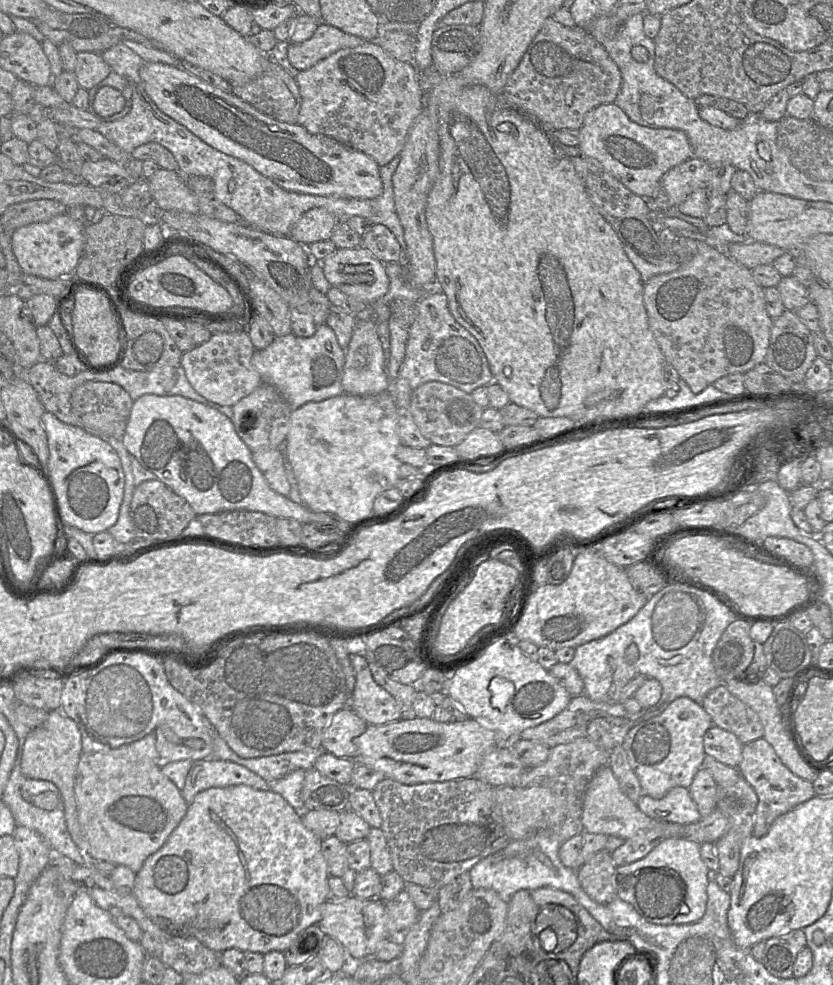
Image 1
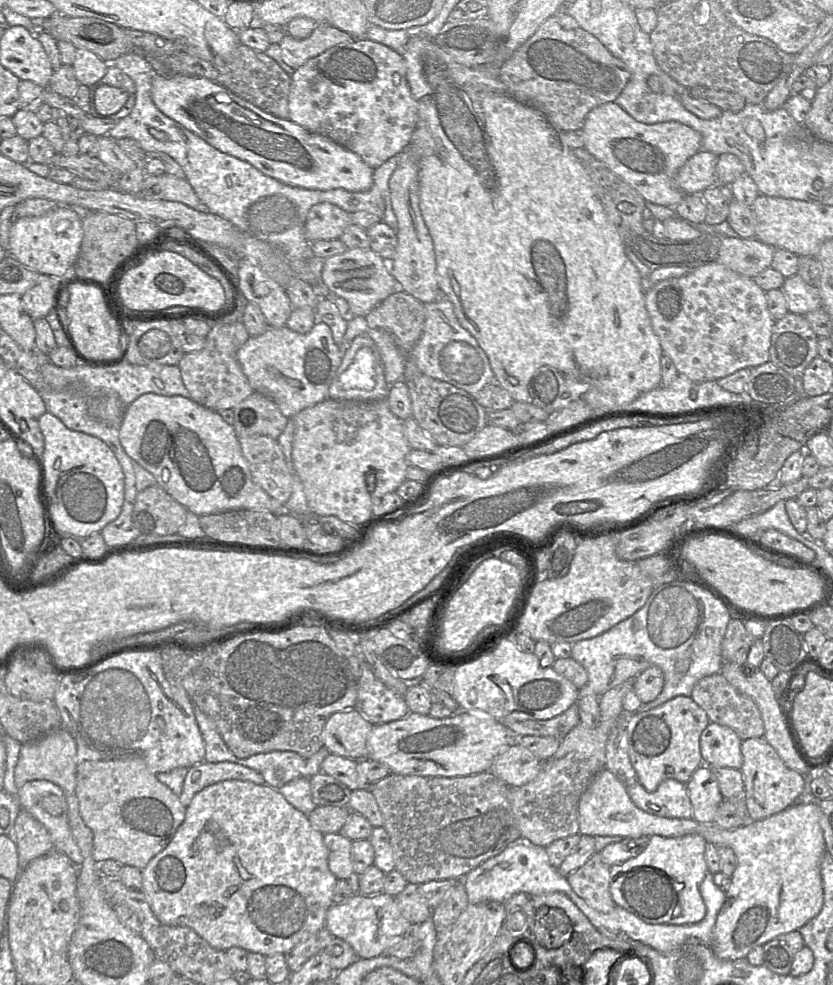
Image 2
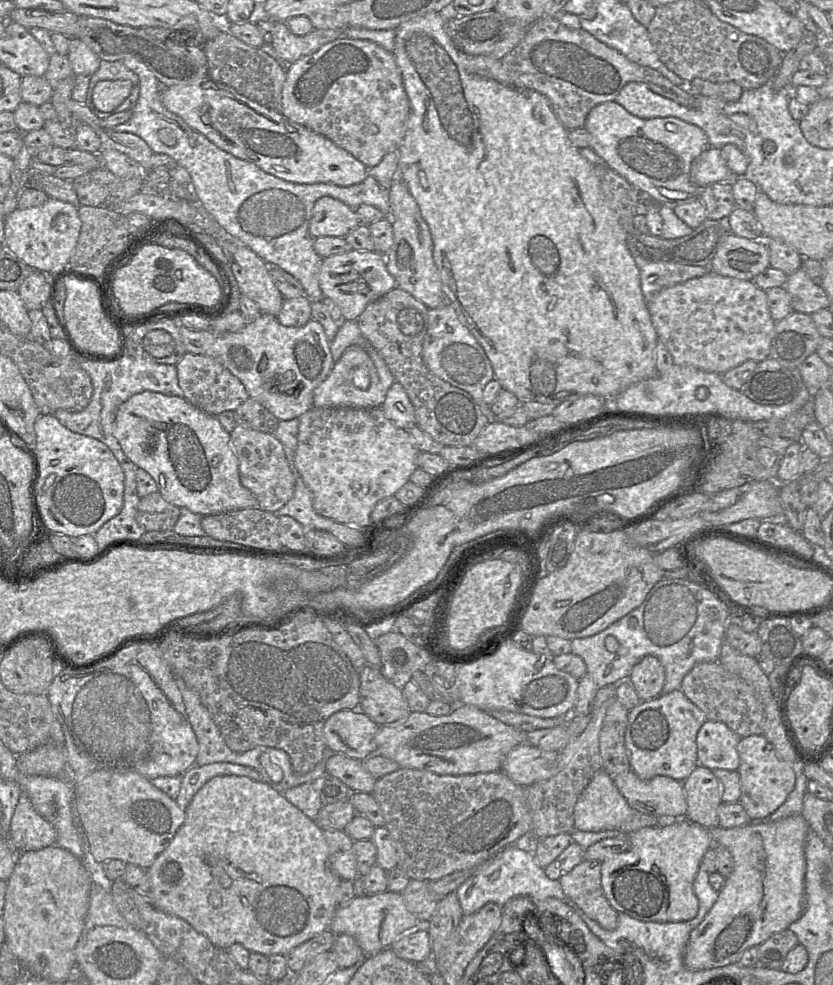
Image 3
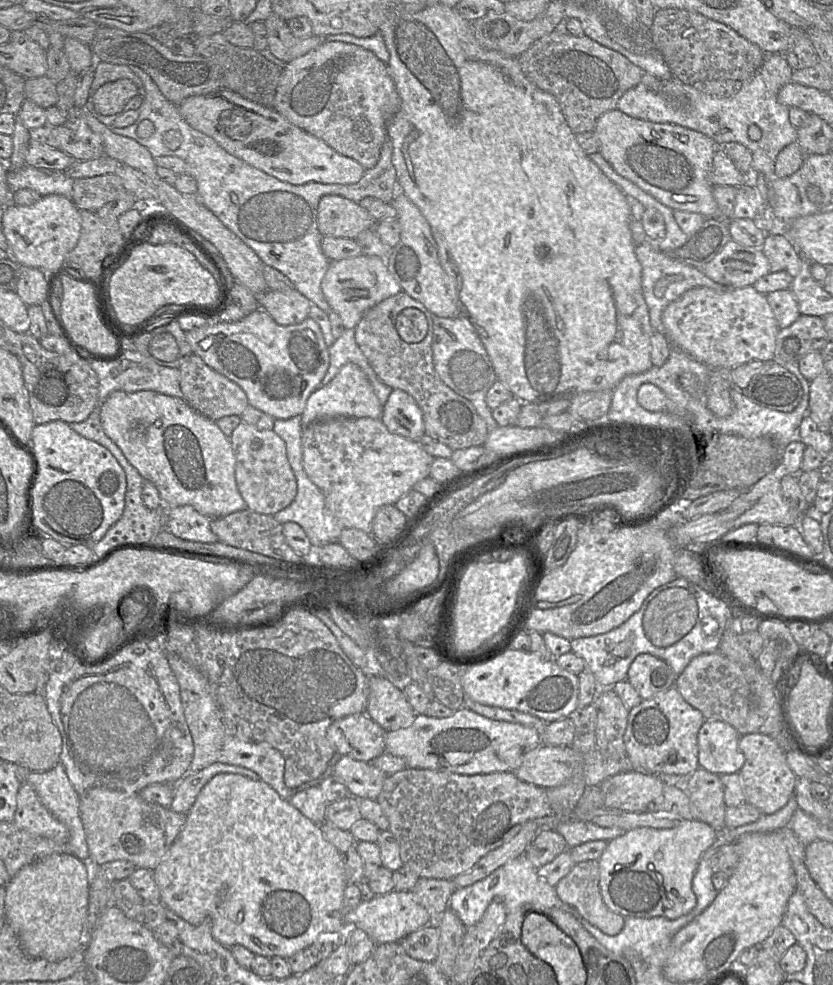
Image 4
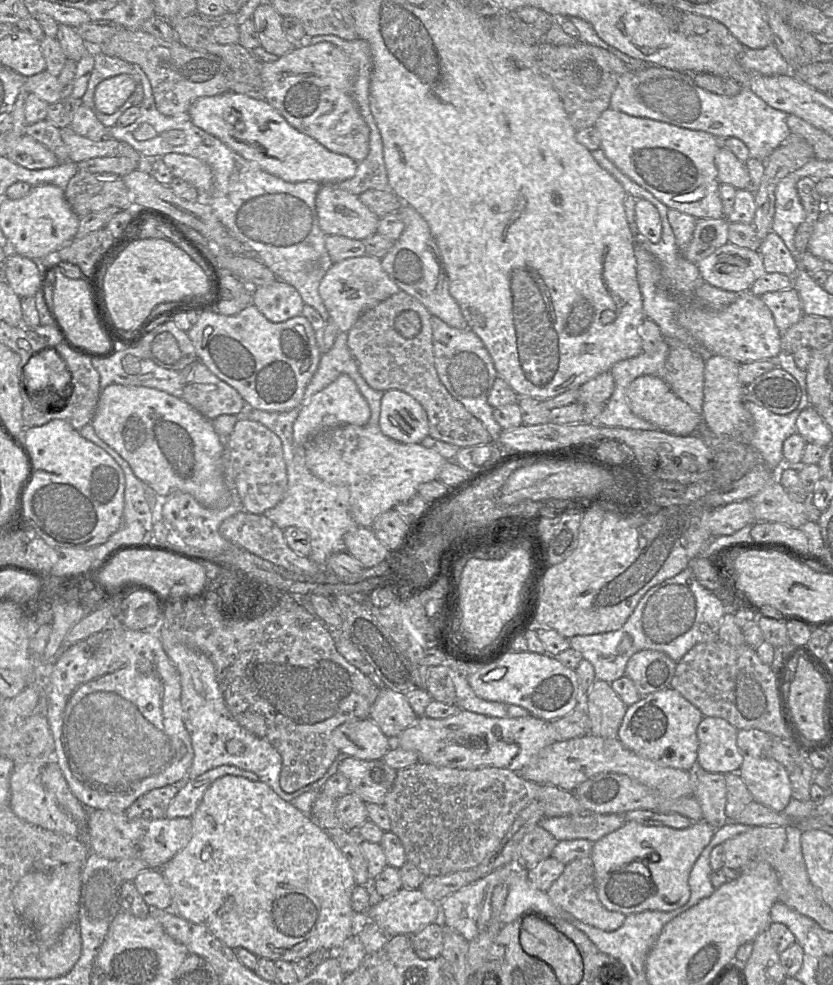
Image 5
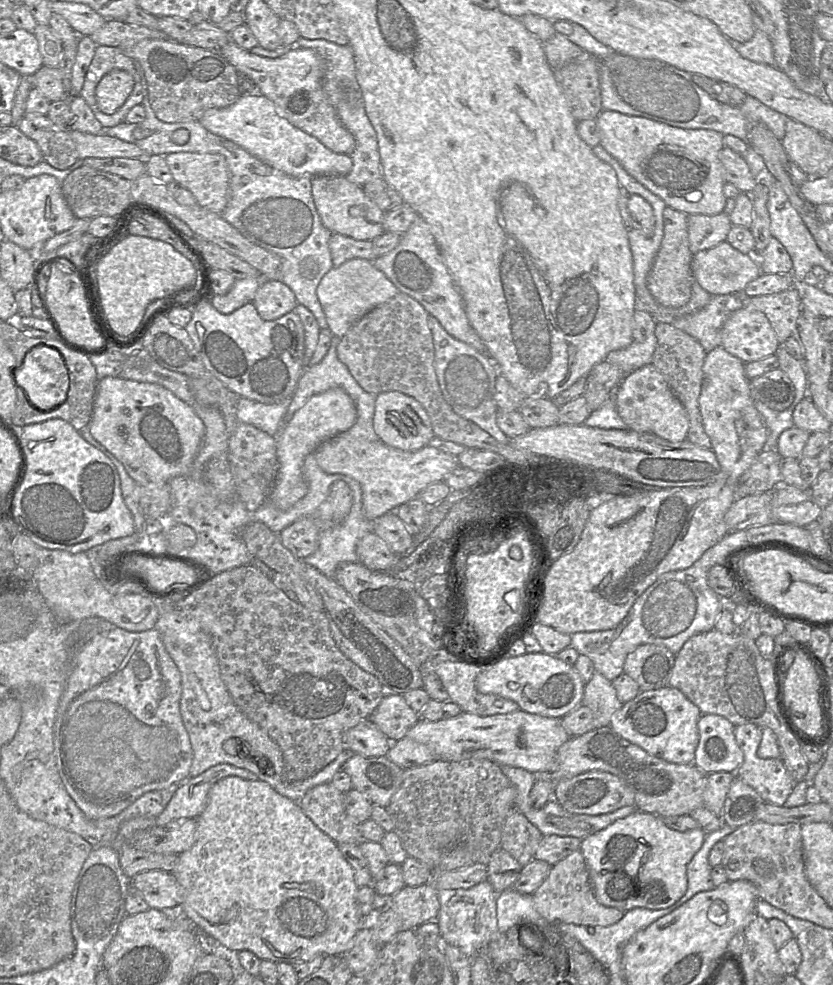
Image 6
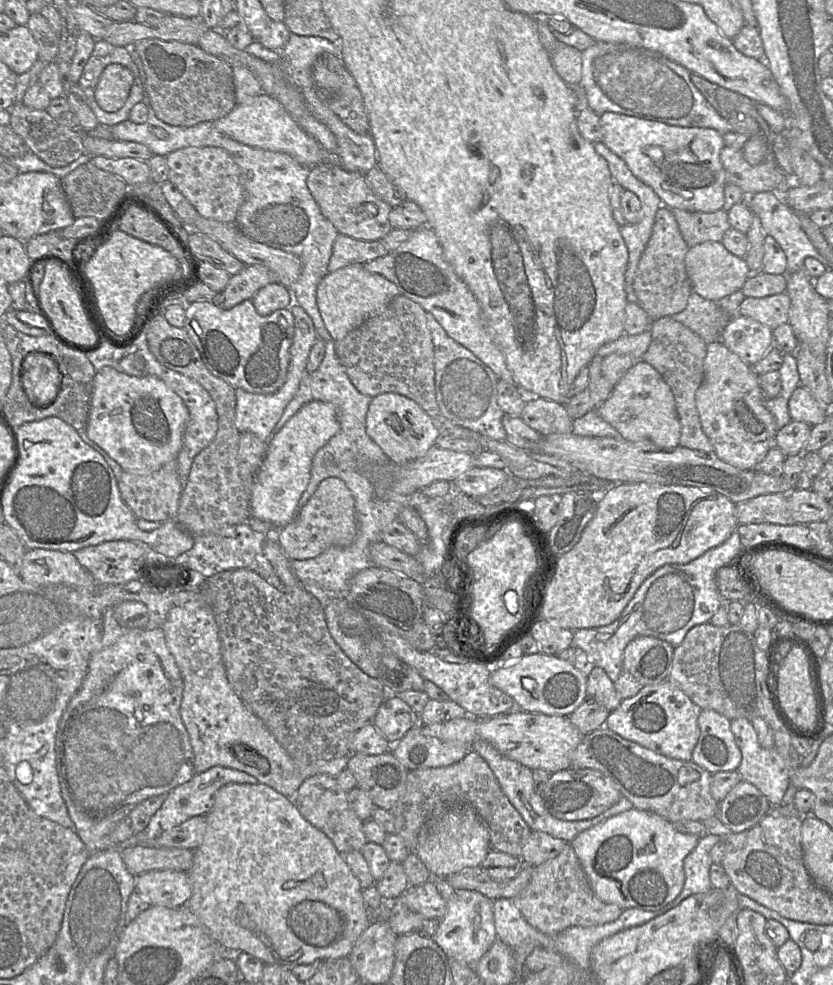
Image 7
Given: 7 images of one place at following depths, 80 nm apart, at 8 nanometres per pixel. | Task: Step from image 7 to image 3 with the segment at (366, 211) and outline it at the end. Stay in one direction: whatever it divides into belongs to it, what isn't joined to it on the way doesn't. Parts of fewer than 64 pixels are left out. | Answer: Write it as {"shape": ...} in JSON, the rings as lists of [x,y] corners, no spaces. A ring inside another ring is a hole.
{"shape":[[[324,196],[314,204],[309,233],[314,239],[322,236],[345,237],[360,223],[355,209],[338,199]]]}

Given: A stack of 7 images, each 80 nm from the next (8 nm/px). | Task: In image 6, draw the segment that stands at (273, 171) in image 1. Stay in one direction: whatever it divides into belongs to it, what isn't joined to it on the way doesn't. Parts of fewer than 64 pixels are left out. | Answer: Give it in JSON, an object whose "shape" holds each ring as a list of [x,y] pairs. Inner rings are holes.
{"shape":[[[260,92],[243,93],[232,105],[207,110],[200,119],[210,132],[222,136],[290,177],[342,175],[352,169],[349,155],[334,153],[315,137],[292,125],[278,111],[274,102]]]}

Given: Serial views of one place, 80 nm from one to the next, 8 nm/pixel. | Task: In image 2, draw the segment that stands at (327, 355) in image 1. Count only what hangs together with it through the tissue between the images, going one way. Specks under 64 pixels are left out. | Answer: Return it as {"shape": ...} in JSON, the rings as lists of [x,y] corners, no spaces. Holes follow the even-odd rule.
{"shape":[[[316,322],[306,334],[289,328],[268,327],[259,336],[249,339],[239,348],[237,359],[254,392],[270,397],[288,419],[305,408],[328,398],[329,387],[342,361],[343,350],[335,344],[331,329]]]}

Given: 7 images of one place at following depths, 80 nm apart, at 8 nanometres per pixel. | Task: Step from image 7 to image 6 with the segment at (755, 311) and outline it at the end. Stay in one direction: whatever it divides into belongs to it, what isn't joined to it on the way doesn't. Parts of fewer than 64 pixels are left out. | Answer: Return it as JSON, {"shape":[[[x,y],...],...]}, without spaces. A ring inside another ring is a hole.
{"shape":[[[791,287],[783,292],[747,298],[746,305],[765,314],[780,345],[796,333],[797,319],[802,306],[796,288]]]}

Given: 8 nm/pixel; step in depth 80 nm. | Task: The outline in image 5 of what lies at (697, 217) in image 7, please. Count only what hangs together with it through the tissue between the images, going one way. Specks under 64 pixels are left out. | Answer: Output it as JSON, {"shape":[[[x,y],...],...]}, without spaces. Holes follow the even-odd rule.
{"shape":[[[726,217],[696,219],[691,240],[682,253],[683,257],[697,264],[726,244],[729,223]]]}

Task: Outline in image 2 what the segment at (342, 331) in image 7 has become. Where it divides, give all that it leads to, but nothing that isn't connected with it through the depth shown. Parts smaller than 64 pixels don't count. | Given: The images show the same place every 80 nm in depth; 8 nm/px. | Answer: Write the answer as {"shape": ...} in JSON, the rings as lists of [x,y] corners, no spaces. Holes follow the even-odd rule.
{"shape":[[[353,248],[321,262],[321,280],[329,292],[345,299],[355,316],[365,317],[384,299],[396,291],[403,291],[387,270],[383,258],[371,249]]]}

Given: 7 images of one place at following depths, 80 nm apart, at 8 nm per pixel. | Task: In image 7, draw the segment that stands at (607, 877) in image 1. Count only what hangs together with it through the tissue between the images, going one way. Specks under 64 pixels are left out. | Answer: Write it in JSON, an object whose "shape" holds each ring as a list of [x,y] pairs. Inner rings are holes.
{"shape":[[[567,844],[555,858],[534,866],[530,882],[512,900],[526,921],[547,935],[556,935],[571,926],[597,926],[609,923],[615,921],[624,910],[615,904],[605,903],[594,895],[570,844]]]}

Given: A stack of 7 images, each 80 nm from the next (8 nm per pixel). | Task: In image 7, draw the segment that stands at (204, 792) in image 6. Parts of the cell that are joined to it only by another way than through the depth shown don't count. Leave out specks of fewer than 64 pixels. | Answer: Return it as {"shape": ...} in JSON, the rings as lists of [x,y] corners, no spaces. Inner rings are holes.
{"shape":[[[220,766],[212,767],[202,773],[196,773],[190,781],[174,788],[167,794],[162,806],[152,816],[146,828],[137,834],[139,837],[138,845],[151,844],[163,832],[182,824],[189,818],[206,815],[213,806],[216,791],[229,783],[257,784],[259,782],[255,777],[244,772]]]}

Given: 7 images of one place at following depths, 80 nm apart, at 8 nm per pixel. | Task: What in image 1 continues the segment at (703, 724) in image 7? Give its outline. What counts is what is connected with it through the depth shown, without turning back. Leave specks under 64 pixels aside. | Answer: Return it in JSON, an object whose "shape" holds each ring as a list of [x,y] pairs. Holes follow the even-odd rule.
{"shape":[[[711,726],[703,739],[704,752],[717,761],[738,768],[742,761],[743,744],[733,733],[718,726]]]}

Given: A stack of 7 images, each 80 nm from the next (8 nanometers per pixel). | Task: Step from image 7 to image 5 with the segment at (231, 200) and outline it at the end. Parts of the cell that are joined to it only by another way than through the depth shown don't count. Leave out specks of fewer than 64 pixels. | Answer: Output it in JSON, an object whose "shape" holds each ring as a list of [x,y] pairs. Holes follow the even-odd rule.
{"shape":[[[178,153],[166,154],[162,159],[174,177],[181,178],[197,188],[200,199],[211,196],[213,172],[208,164],[193,156]]]}

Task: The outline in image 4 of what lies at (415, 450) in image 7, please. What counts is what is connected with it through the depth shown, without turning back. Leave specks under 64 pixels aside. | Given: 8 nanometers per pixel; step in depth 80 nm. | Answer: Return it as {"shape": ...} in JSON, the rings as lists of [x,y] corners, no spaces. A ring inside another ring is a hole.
{"shape":[[[392,389],[380,420],[392,434],[417,441],[425,434],[423,414],[416,401],[400,389]]]}

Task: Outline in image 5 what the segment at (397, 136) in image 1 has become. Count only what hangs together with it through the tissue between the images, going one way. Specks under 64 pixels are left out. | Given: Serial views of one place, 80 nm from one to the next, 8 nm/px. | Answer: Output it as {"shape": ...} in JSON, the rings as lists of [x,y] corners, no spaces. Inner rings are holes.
{"shape":[[[329,42],[294,48],[277,61],[262,62],[265,100],[298,131],[312,137],[329,151],[346,155],[360,163],[369,152],[369,128],[352,96],[357,74],[358,62]]]}

